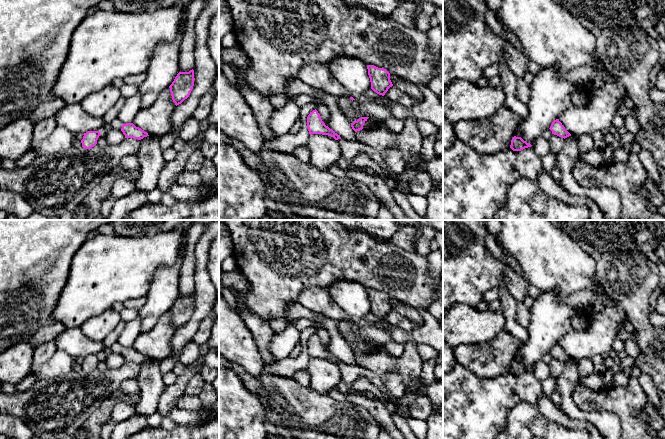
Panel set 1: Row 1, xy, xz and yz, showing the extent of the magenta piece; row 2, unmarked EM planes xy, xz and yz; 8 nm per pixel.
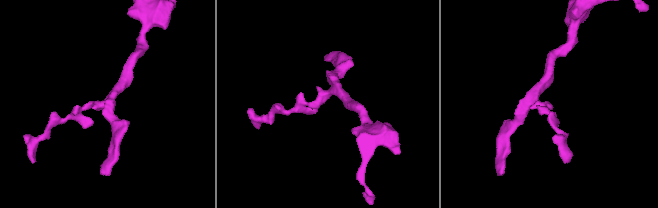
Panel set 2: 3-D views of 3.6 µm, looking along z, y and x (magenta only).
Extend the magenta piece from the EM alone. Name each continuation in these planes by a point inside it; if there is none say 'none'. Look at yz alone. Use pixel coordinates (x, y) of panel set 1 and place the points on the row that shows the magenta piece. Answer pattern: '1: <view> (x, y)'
none

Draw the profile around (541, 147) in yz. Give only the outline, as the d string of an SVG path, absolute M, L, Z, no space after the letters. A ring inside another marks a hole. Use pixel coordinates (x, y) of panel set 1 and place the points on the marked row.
M542 136L537 138L535 143L533 144L534 152L539 156L543 157L547 153L550 152L549 142L548 140L544 139Z

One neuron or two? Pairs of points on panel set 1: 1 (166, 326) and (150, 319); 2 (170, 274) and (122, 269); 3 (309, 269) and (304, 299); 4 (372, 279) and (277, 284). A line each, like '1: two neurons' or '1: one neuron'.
1: two neurons
2: two neurons
3: two neurons
4: one neuron

